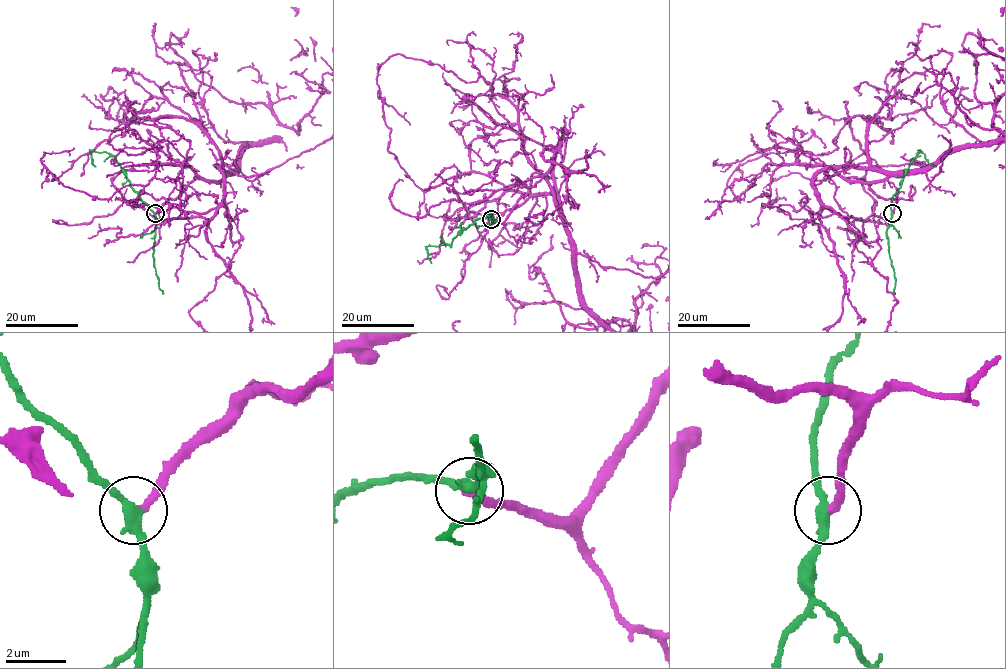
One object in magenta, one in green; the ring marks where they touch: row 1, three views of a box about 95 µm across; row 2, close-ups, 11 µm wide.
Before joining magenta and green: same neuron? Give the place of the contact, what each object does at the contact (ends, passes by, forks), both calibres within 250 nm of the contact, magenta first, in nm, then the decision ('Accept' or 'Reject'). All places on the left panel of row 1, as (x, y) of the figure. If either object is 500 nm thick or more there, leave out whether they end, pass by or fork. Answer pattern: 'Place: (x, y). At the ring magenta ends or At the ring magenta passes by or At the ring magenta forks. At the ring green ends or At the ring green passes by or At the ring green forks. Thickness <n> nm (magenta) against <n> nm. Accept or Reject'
Place: (155, 213). At the ring magenta ends. At the ring green passes by. Thickness 280 nm (magenta) against 360 nm. Accept

